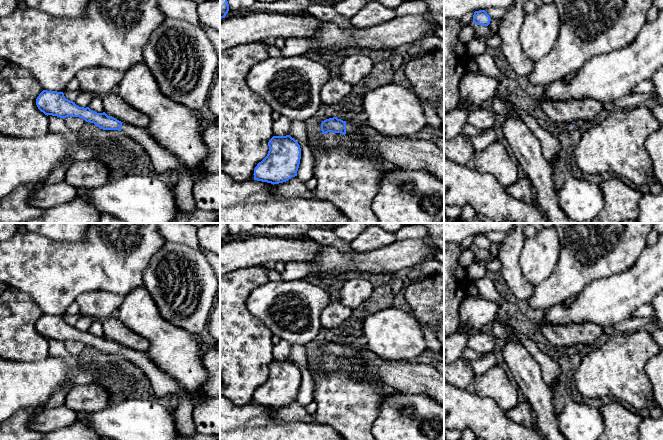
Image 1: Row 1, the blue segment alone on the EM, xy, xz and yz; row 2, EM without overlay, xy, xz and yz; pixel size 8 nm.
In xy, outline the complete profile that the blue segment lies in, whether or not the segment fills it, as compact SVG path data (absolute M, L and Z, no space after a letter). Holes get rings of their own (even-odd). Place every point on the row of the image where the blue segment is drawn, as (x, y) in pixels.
M43 90L36 99L38 109L45 115L79 117L86 122L94 123L103 130L118 130L127 135L137 148L148 157L154 170L164 173L168 170L176 172L179 180L174 191L177 206L182 213L191 213L196 209L193 197L193 178L179 159L160 146L145 128L123 123L105 112L97 113L89 107L79 107L75 102L65 98L63 92Z

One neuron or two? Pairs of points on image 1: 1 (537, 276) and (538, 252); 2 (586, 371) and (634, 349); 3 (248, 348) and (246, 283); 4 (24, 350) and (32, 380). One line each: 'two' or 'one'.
1: one
2: one
3: one
4: two

